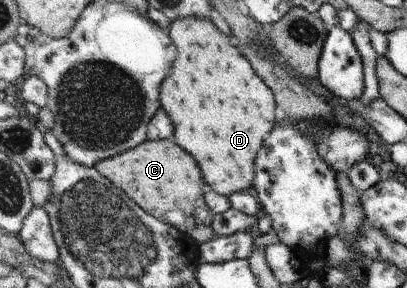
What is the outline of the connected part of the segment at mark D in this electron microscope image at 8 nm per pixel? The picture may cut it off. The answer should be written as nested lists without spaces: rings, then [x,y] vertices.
[[[181,17],[173,22],[170,32],[180,51],[177,68],[171,80],[163,84],[161,100],[163,108],[171,114],[177,126],[177,142],[187,148],[201,164],[203,180],[217,194],[229,197],[239,190],[247,191],[255,185],[254,168],[258,152],[265,143],[266,136],[275,128],[275,98],[273,91],[257,76],[253,66],[242,52],[233,46],[231,36],[209,20],[196,17]]]

